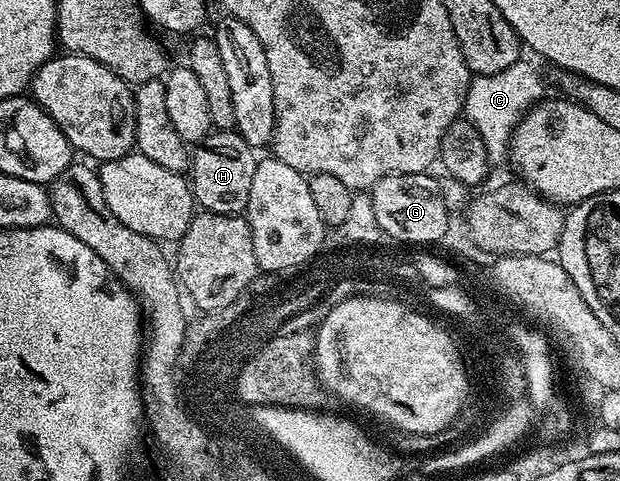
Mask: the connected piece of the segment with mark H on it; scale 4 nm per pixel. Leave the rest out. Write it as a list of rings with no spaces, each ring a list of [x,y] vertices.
[[[214,130],[206,141],[193,151],[188,181],[194,191],[195,203],[202,210],[217,214],[241,215],[248,204],[248,192],[252,192],[252,176],[256,173],[260,158],[255,147],[250,146],[234,130]]]

